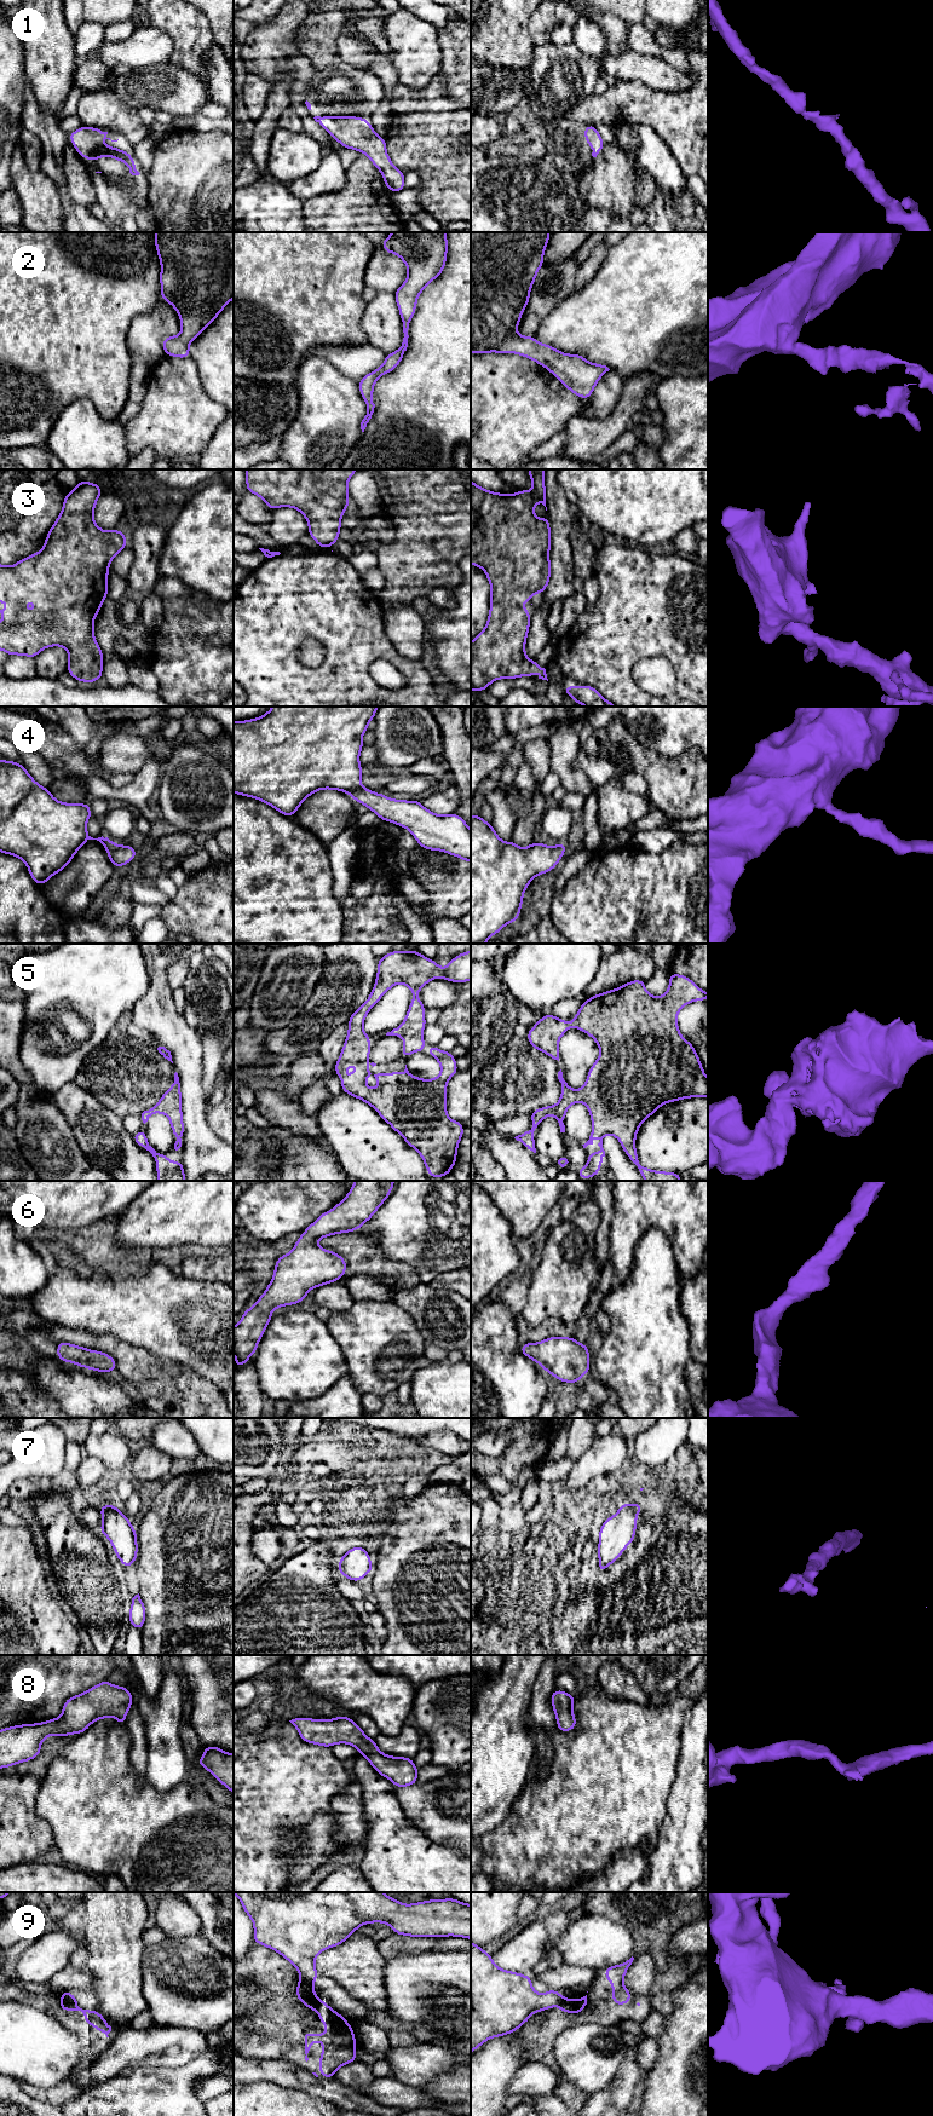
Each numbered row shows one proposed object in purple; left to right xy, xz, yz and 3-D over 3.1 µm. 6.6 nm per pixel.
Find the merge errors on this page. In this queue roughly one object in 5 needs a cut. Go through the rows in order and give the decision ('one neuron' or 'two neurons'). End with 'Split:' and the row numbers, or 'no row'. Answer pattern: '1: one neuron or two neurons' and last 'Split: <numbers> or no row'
1: one neuron
2: one neuron
3: one neuron
4: one neuron
5: one neuron
6: one neuron
7: one neuron
8: one neuron
9: two neurons
Split: 9

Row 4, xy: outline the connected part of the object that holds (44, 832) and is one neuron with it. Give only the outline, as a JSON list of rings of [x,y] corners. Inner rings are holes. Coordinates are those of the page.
[[[0,760],[0,852],[22,859],[35,883],[46,886],[46,881],[62,871],[88,840],[105,846],[114,867],[125,866],[136,858],[137,849],[132,846],[117,846],[103,836],[91,837],[86,830],[91,817],[88,803],[59,802],[19,762]]]

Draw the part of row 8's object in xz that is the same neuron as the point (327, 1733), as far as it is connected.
[[[347,1716],[334,1719],[295,1718],[289,1720],[298,1730],[301,1740],[323,1747],[336,1743],[355,1746],[369,1764],[398,1788],[417,1783],[417,1771],[411,1758],[391,1757],[379,1751],[375,1740],[365,1736],[364,1731]]]

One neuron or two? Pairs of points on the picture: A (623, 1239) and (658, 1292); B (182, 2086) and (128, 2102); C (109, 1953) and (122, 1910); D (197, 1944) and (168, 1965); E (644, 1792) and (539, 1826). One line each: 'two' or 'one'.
A: two
B: one
C: one
D: one
E: one

